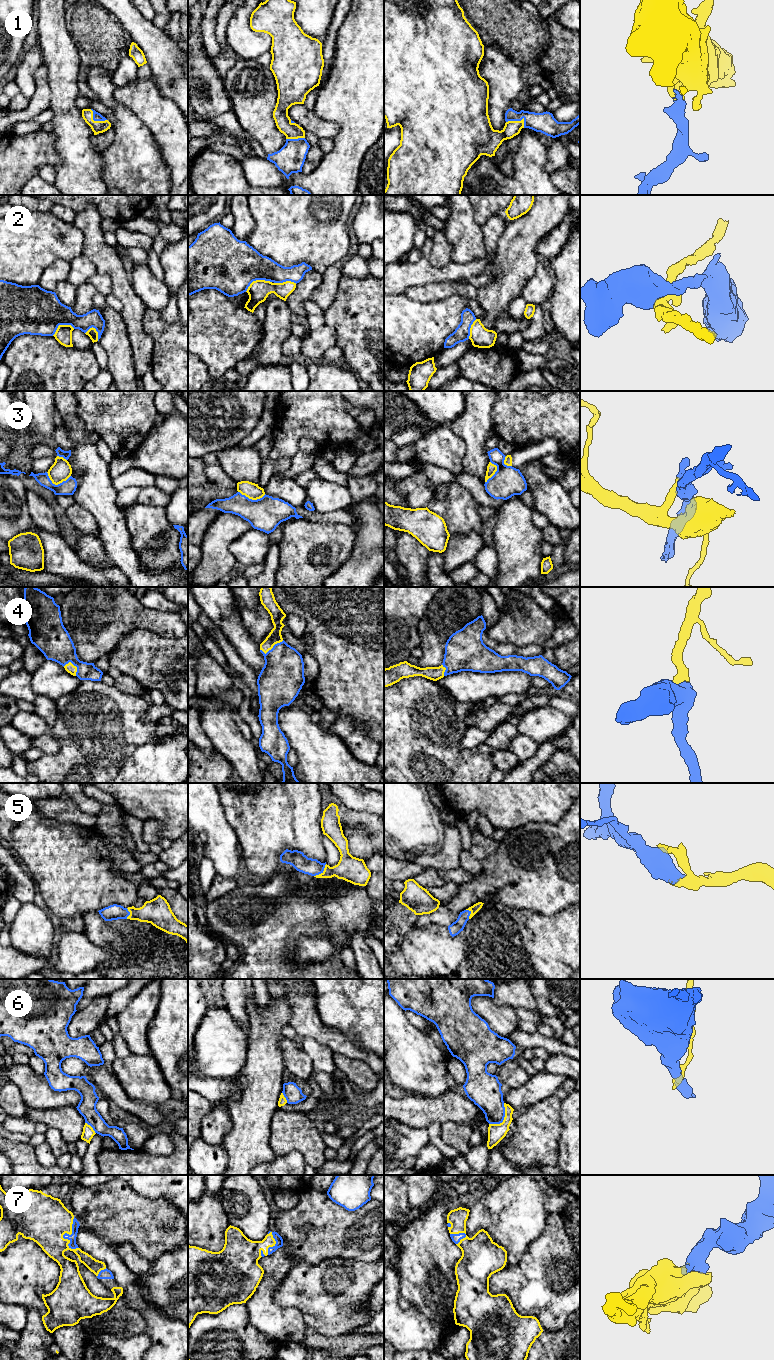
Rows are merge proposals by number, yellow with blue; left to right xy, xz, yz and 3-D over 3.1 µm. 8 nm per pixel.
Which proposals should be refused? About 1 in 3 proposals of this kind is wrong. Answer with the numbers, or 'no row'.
2, 3, 6

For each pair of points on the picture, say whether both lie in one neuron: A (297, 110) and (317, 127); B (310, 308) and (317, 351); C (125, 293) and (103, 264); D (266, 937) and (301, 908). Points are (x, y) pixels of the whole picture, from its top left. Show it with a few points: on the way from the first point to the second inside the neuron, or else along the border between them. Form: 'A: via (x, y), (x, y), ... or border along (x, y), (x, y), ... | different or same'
A: via (302, 115), (312, 124) | same
B: via (316, 319), (317, 340) | same
C: via (121, 286), (120, 280), (110, 270) | same
D: via (275, 928), (292, 913) | same

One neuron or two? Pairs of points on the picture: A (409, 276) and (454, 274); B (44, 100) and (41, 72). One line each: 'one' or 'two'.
A: one
B: one

